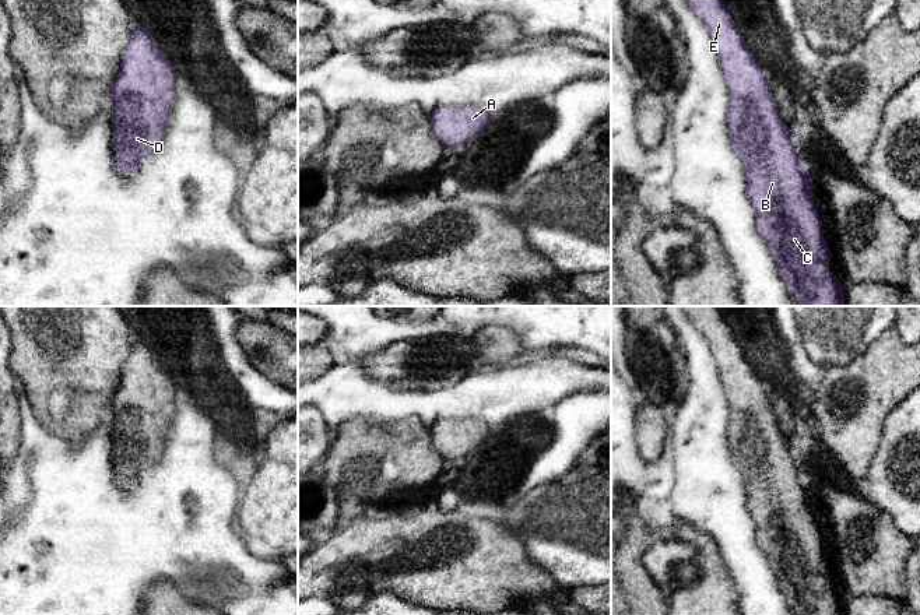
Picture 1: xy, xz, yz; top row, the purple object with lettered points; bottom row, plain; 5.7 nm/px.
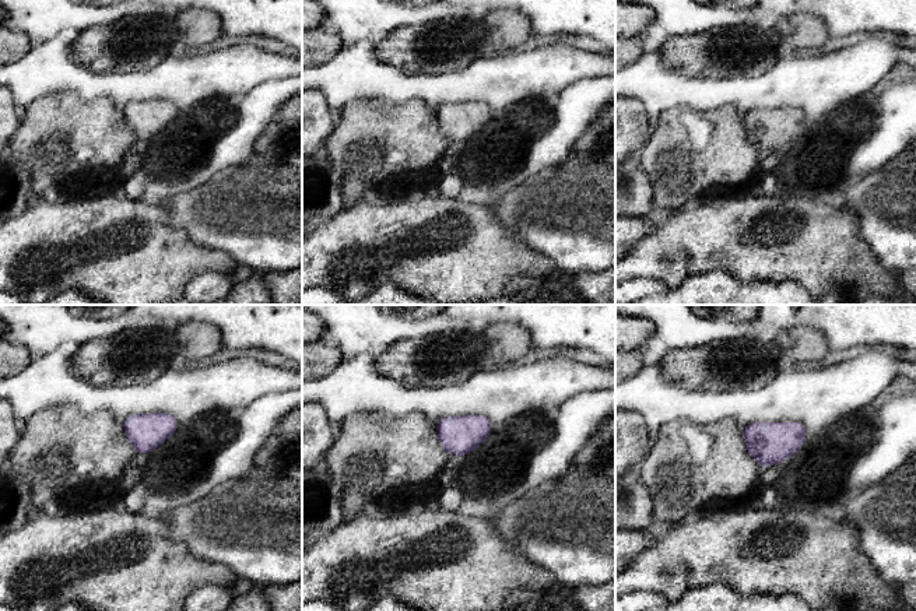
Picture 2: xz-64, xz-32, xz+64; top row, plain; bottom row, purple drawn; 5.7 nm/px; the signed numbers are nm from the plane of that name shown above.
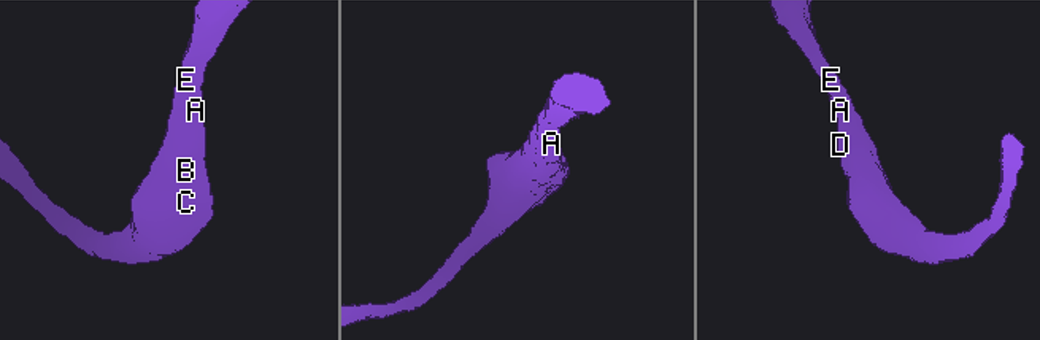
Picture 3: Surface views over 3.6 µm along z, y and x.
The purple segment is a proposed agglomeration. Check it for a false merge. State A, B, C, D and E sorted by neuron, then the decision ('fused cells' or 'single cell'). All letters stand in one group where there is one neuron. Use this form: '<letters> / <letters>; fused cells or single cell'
A B C D E; single cell

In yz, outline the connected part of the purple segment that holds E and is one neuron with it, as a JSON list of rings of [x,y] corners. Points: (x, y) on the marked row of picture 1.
[[[687,0],[687,4],[706,27],[719,56],[724,78],[727,80],[730,92],[728,134],[731,145],[742,162],[747,178],[747,194],[756,217],[756,229],[777,264],[780,278],[786,282],[791,298],[803,306],[843,306],[844,288],[838,281],[838,277],[832,273],[819,274],[817,271],[818,266],[825,268],[829,266],[832,250],[824,242],[822,224],[812,201],[812,176],[794,150],[790,130],[779,116],[770,85],[765,81],[759,63],[747,48],[721,0]]]

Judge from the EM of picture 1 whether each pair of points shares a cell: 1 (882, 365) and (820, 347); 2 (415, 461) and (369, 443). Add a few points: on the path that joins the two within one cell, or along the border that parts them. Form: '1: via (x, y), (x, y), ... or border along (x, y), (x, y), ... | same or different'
1: border along (881, 336), (850, 362), (829, 365), (825, 369) | different
2: via (404, 460), (381, 454) | same

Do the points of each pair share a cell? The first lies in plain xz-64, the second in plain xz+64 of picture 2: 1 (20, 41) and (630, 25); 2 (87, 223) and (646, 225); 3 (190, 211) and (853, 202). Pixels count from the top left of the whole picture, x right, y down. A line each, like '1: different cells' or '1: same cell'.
1: different cells
2: different cells
3: same cell

